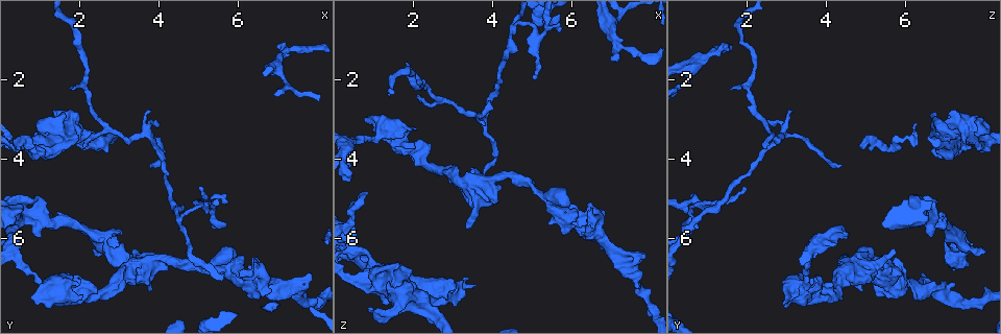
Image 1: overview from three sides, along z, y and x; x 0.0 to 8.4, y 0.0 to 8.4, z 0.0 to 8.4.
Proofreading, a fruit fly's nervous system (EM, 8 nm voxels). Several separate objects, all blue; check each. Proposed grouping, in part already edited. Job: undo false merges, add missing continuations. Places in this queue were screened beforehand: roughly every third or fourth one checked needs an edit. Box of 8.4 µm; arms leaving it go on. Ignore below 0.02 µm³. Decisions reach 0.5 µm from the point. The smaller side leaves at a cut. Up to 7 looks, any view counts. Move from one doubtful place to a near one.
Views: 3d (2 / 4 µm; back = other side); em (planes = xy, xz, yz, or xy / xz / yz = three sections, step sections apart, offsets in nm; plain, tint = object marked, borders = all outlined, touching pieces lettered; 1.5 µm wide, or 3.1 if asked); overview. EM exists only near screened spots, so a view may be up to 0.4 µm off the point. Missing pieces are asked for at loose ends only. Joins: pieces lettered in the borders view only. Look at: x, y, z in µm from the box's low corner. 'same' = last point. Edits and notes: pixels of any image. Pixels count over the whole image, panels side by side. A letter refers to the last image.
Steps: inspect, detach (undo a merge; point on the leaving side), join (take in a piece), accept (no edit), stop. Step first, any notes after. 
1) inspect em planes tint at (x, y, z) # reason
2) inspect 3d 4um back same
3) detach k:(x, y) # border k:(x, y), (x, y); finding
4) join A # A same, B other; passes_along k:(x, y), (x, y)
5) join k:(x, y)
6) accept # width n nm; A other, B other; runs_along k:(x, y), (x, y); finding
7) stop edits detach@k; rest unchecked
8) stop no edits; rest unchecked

inspect em planes borders at (7.80, 6.90, 6.40) # free end

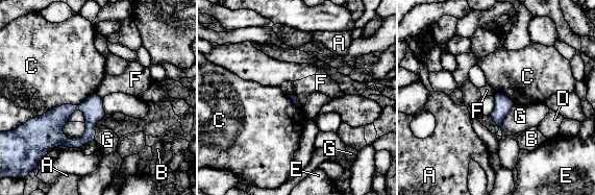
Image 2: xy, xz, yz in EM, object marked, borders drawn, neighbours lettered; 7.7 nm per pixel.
accept # A other, B other, C other, D other, E other, F other, G other; none of them fits

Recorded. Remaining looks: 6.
inspect 3d 2um at (3.00, 5.85, 7.05) # free end

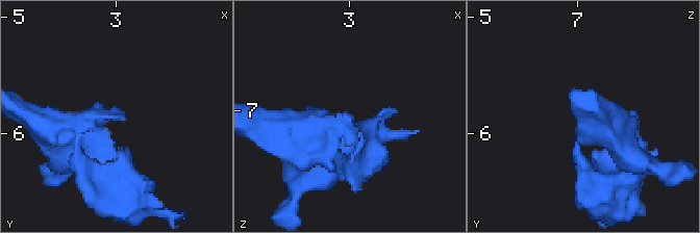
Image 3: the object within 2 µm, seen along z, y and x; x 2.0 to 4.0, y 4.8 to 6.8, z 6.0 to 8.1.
inspect em xz step 4 borders at (2.98, 5.88, 7.02)

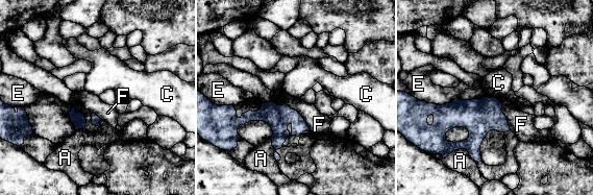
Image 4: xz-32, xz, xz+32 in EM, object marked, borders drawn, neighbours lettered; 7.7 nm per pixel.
inspect em planes borders same

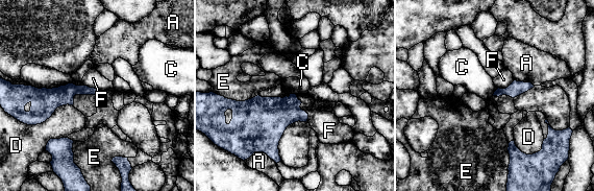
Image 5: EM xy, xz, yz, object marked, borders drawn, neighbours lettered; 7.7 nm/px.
accept # A other, C other, D other, E other, F other; border 5:(290, 93), (295, 94); no lettered piece goes on from it

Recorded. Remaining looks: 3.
inspect 3d 2um at (5.30, 5.10, 0.75) # abrupt turn

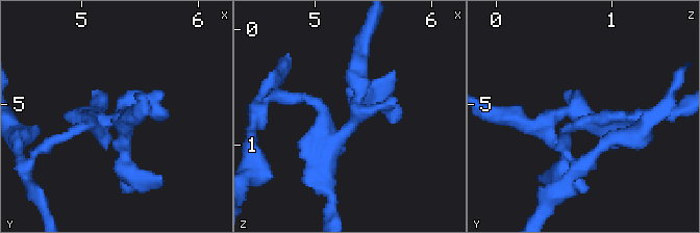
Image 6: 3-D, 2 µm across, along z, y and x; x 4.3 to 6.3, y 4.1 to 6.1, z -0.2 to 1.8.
inspect em xy step 8 tint at (5.36, 5.06, 0.80)

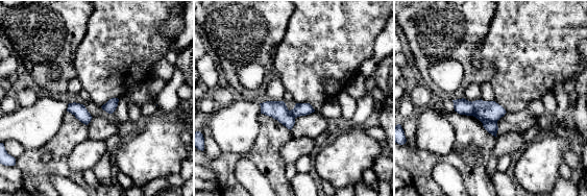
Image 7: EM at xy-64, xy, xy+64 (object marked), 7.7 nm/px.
inspect em xz step 4 borders same

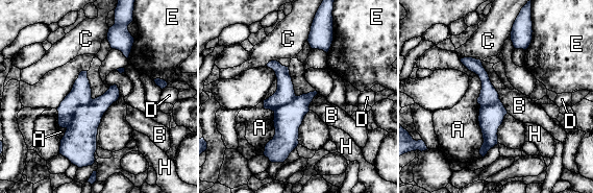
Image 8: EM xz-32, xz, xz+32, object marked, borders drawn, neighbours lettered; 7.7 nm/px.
detach 8:(79, 141) # A other, B other, C other, D other, E other, H other; border 8:(92, 98), (76, 109), (67, 128); two cells meet here

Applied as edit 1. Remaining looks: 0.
stop edits detach@8; rest unchecked

